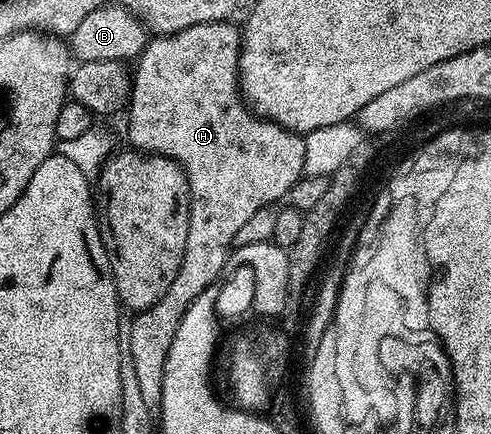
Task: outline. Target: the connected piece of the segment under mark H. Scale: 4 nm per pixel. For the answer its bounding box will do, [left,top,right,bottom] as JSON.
[125,21,304,411]

